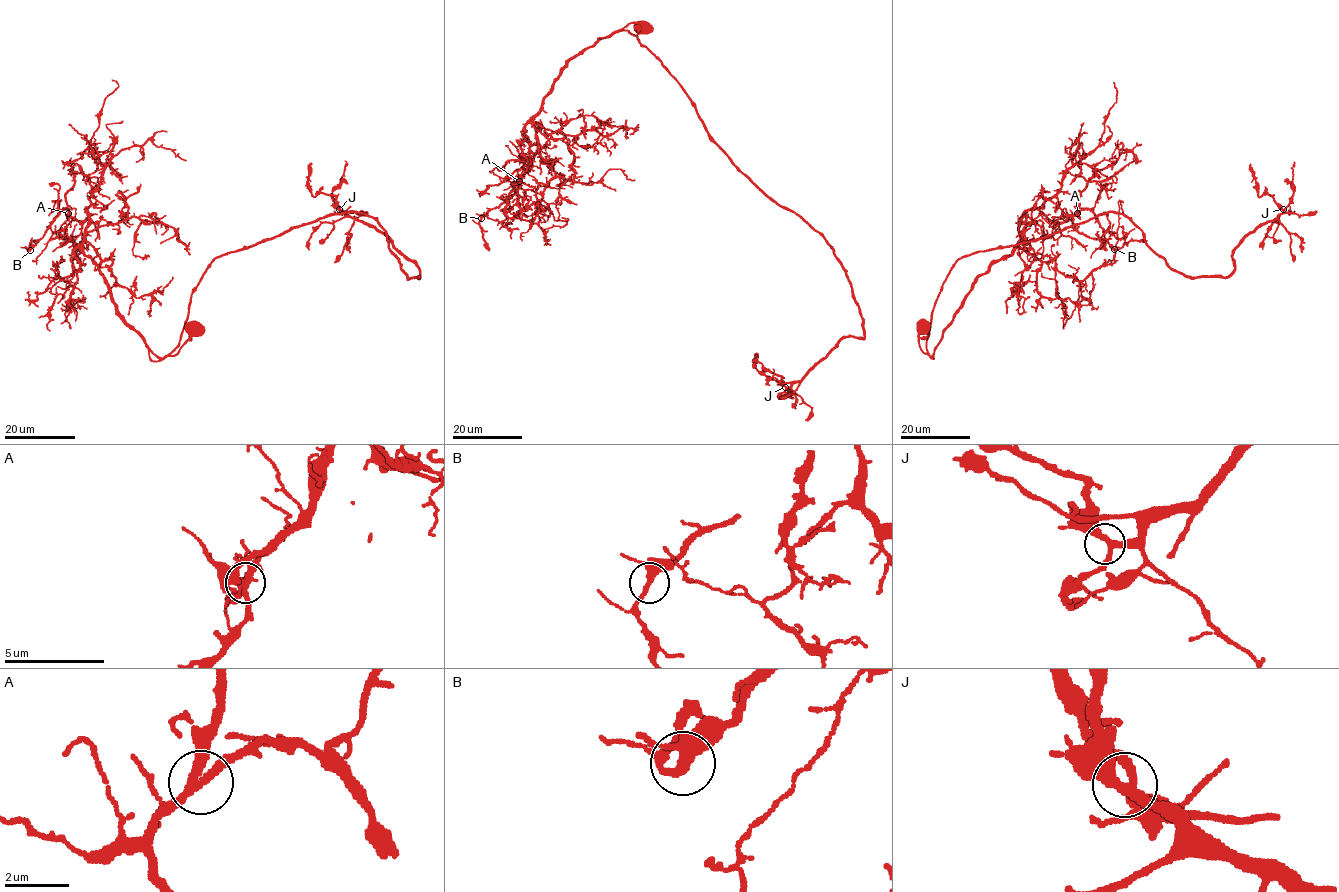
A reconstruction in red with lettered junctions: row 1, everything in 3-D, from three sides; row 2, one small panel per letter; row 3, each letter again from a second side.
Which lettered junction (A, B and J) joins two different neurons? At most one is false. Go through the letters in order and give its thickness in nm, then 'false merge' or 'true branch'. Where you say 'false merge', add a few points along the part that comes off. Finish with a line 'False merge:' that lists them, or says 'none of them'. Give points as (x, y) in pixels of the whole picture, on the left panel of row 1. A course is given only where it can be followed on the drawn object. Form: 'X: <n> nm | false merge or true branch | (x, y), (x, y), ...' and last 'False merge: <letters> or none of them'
A: 280 nm | true branch
B: 280 nm | true branch
J: 300 nm | true branch
False merge: none of them

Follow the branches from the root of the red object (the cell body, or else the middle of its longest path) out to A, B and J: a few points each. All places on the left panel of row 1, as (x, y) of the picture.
A: (197, 330), (176, 354), (157, 357), (119, 312), (108, 283), (84, 253), (86, 209), (82, 222), (68, 212)
B: (197, 330), (172, 356), (152, 351), (84, 253), (86, 209), (79, 222), (65, 208), (30, 250)
J: (197, 330), (170, 354), (214, 258), (333, 214), (372, 216), (400, 267), (419, 278), (384, 234), (339, 209)

